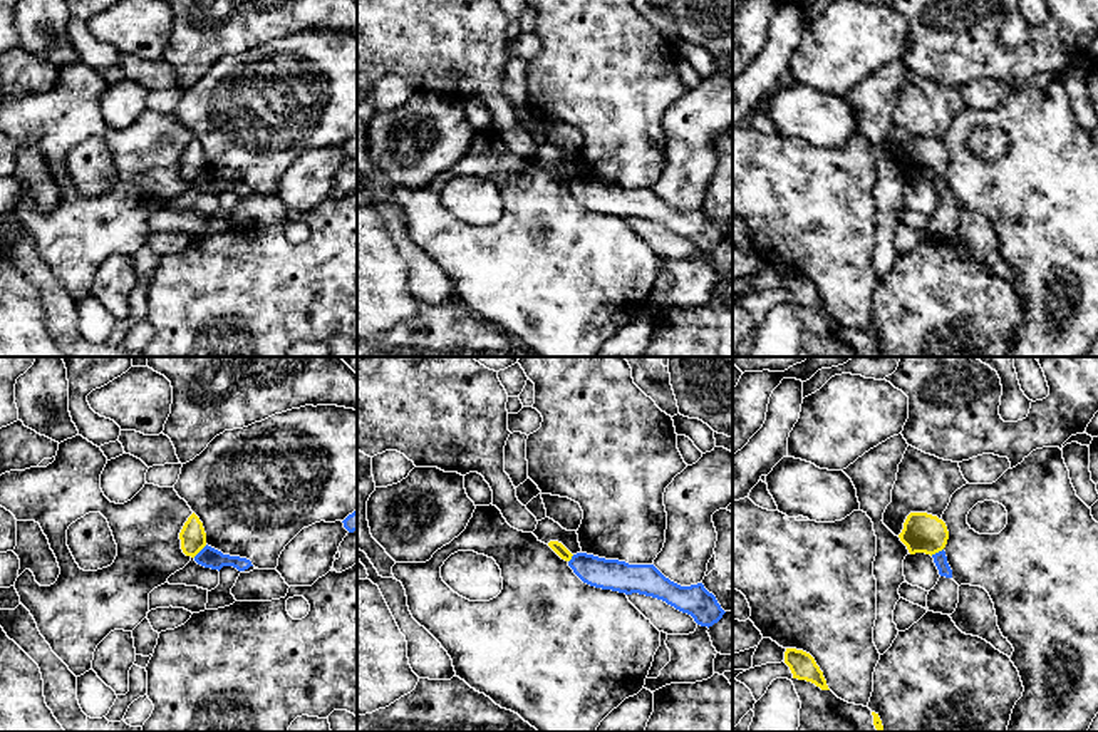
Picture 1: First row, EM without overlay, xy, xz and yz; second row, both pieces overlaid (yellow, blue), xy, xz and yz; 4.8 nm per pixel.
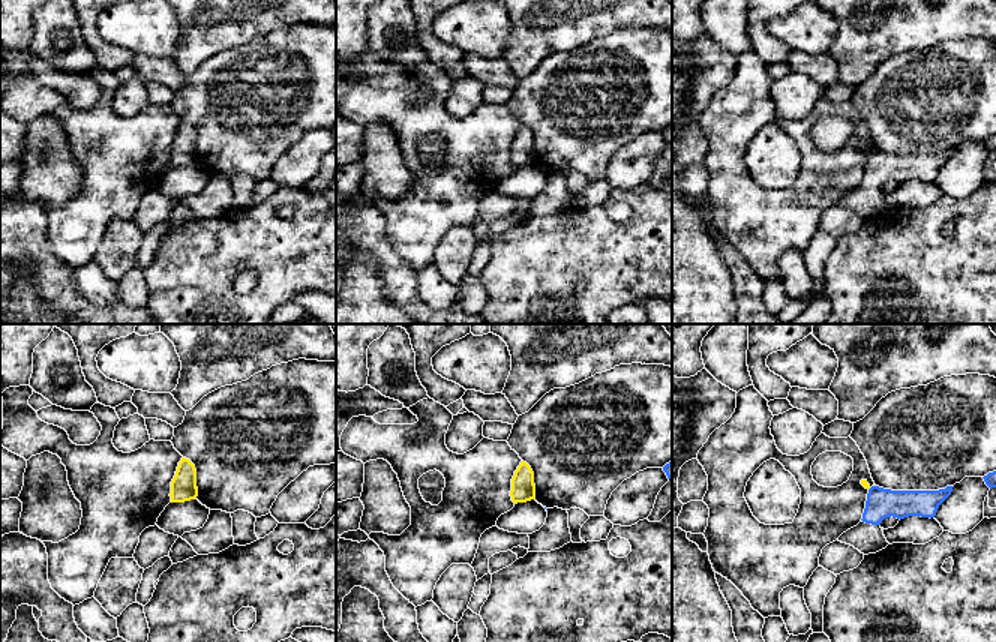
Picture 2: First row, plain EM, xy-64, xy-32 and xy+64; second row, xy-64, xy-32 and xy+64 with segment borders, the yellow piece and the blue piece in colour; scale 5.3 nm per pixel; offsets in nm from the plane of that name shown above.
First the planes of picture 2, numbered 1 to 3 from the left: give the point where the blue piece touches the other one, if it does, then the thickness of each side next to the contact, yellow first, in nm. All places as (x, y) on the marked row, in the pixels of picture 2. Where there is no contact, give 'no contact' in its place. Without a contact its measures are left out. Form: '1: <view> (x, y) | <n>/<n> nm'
1: no contact
2: no contact
3: no contact

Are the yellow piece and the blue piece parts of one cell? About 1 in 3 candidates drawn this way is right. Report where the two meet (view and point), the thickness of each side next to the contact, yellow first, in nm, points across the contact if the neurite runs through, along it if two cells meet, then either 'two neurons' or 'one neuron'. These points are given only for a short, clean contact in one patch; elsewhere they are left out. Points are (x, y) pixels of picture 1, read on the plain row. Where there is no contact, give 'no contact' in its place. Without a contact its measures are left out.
xy (200, 175) | 130/100 nm | along xy (207, 170), (193, 181) | two neurons

